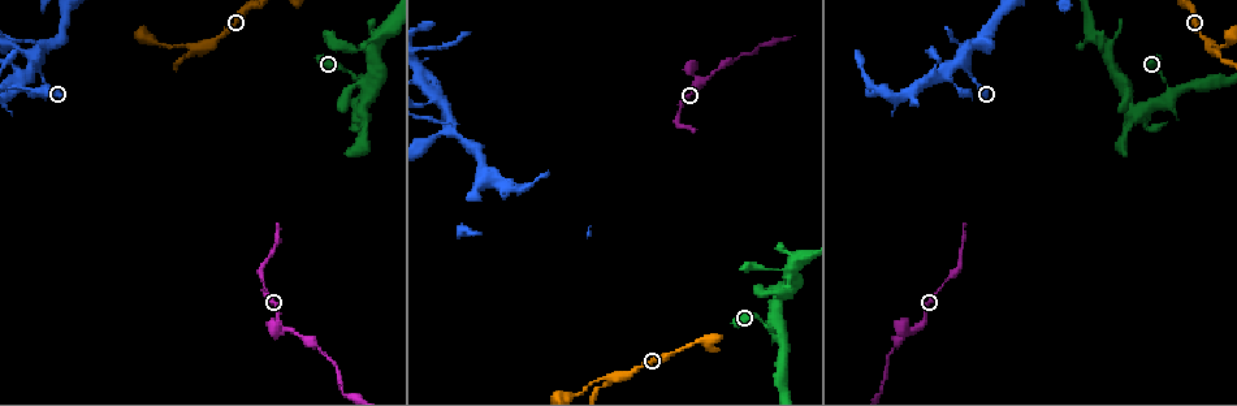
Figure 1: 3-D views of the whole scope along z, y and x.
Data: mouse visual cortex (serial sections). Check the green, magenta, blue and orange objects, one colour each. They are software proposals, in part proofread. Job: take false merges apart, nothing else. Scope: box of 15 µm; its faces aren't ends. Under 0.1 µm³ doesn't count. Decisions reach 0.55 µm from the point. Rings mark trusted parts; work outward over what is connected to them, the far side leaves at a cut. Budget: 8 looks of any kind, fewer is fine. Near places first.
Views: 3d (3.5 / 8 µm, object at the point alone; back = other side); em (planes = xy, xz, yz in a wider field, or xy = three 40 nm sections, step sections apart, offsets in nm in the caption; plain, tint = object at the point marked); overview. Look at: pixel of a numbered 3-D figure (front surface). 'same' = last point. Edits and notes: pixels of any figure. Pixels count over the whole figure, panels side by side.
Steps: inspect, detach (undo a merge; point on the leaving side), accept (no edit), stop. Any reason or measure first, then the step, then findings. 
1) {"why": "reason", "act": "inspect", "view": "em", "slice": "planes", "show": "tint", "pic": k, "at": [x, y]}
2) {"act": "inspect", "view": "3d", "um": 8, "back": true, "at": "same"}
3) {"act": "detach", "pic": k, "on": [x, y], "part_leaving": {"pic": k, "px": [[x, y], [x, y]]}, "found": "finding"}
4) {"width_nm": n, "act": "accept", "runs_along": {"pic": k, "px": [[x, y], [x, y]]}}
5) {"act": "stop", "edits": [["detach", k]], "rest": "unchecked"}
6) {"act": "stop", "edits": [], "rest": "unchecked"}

{"why": "abrupt turn", "act": "inspect", "view": "3d", "um": 3.5, "pic": 1, "at": [919, 327]}

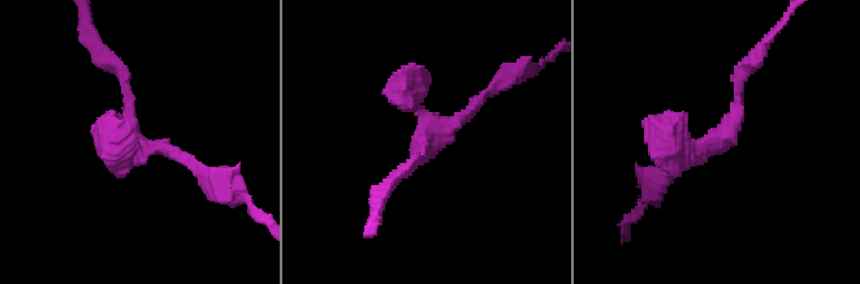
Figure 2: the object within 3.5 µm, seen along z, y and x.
{"why": "need the tissue", "act": "inspect", "view": "em", "slice": "planes", "show": "tint", "pic": 2, "at": [141, 143]}

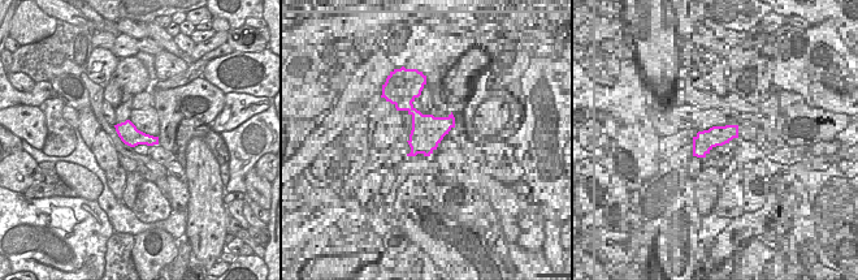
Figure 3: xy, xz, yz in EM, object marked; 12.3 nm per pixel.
{"act": "accept", "runs_along": {"pic": 2, "px": [[119, 67], [130, 136], [206, 171]]}, "found": "one cell here"}

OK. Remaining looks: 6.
{"act": "inspect", "view": "3d", "um": 8, "back": true, "pic": 1, "at": [1131, 107]}

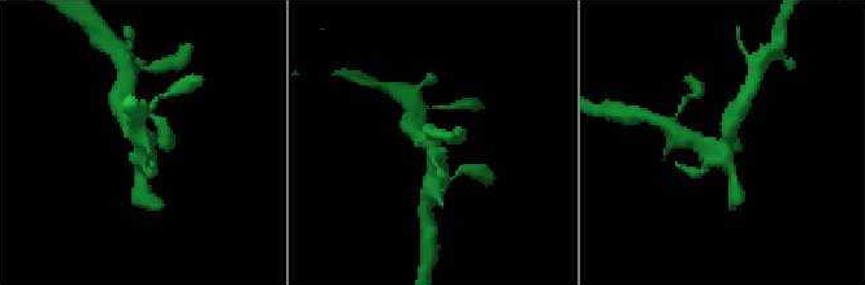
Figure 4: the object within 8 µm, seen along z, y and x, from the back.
{"why": "shape alone is not enough", "act": "inspect", "view": "em", "slice": "xy", "step": 1, "show": "tint", "pic": 4, "at": [433, 148]}

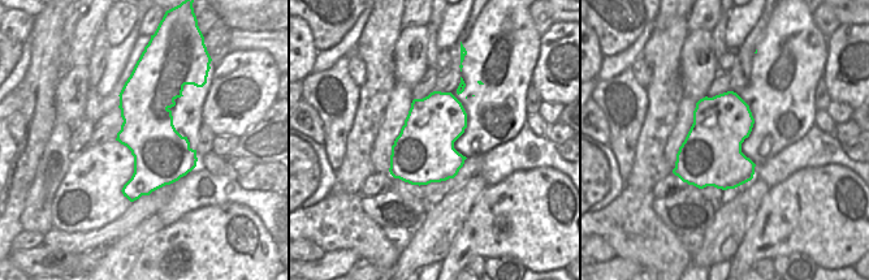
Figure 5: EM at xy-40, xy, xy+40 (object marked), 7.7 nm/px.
{"act": "accept", "runs_along": {"pic": 4, "px": [[687, 139], [721, 147], [732, 115]]}, "found": "all the same cell"}

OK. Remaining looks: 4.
{"why": "small branch off a trunk", "act": "inspect", "view": "3d", "um": 3.5, "pic": 1, "at": [792, 274]}

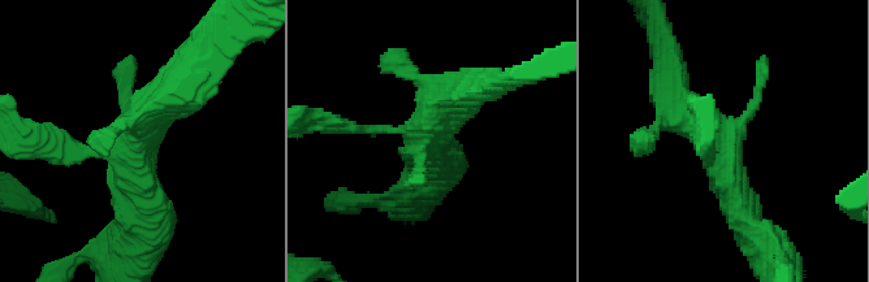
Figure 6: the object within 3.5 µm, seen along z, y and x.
{"why": "shape alone is not enough", "act": "inspect", "view": "em", "slice": "xy", "step": 5, "show": "tint", "pic": 6, "at": [426, 142]}

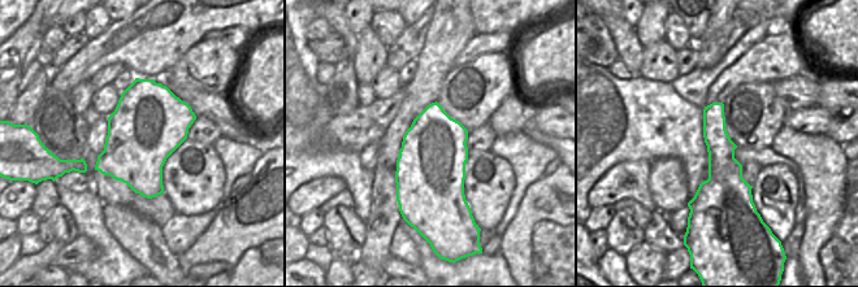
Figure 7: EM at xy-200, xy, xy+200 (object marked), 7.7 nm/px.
{"act": "accept", "runs_along": {"pic": 7, "px": [[715, 105], [719, 205]]}, "found": "one cell here"}

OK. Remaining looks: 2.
{"why": "four-way junction", "act": "inspect", "view": "3d", "um": 8, "pic": 1, "at": [968, 62]}

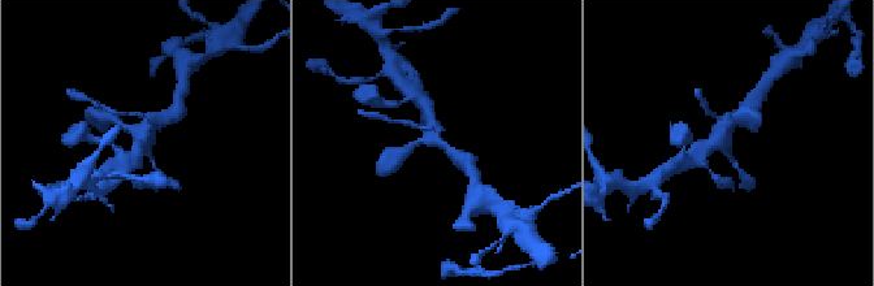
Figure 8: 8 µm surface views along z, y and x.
{"act": "inspect", "view": "em", "slice": "xy", "step": 5, "show": "tint", "pic": 8, "at": [726, 143]}

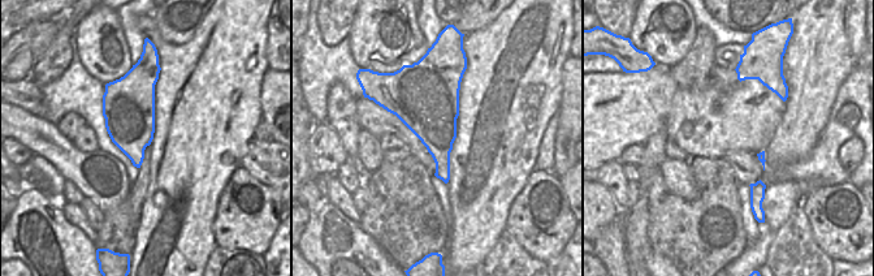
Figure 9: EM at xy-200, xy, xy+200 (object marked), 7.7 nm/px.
{"act": "accept", "runs_along": {"pic": 8, "px": [[451, 157], [432, 137], [427, 109]]}, "found": "continuous, no second cell"}

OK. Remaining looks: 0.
{"act": "stop", "edits": [], "rest": "unchecked"}

